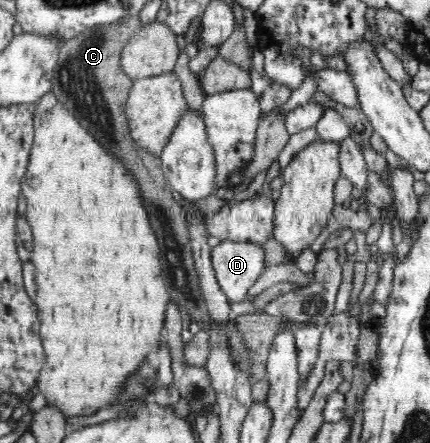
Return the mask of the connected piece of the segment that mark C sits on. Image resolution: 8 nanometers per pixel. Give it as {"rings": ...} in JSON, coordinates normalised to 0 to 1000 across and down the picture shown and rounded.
{"rings":[[[298,36],[270,52],[198,68],[174,86],[142,97],[135,144],[121,178],[121,212],[128,212],[165,260],[174,262],[258,350],[284,361],[291,379],[321,413],[333,467],[342,476],[347,506],[372,560],[372,596],[393,679],[405,682],[416,702],[433,704],[444,722],[458,725],[467,745],[484,747],[493,736],[493,716],[463,643],[426,467],[402,447],[402,429],[374,386],[372,354],[330,336],[305,312],[288,253],[309,183],[284,158],[279,129],[291,99],[328,63],[323,36]]]}

